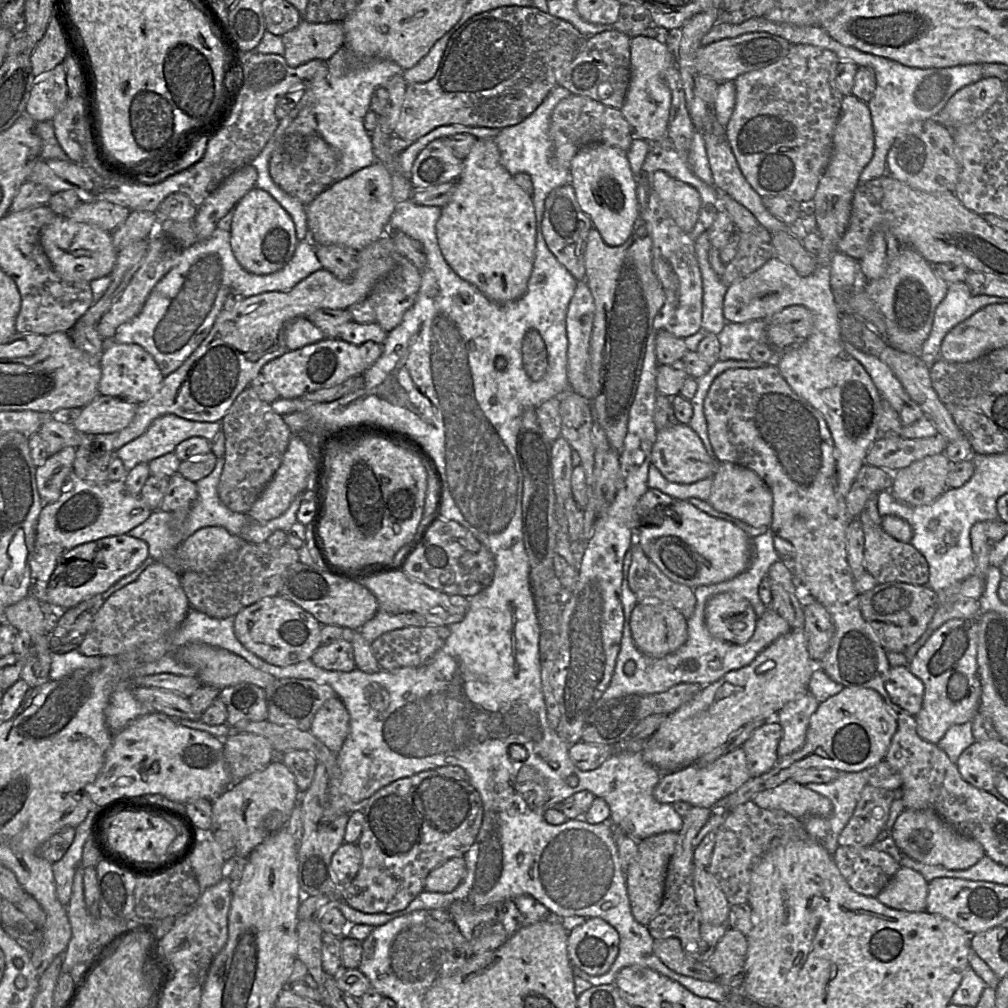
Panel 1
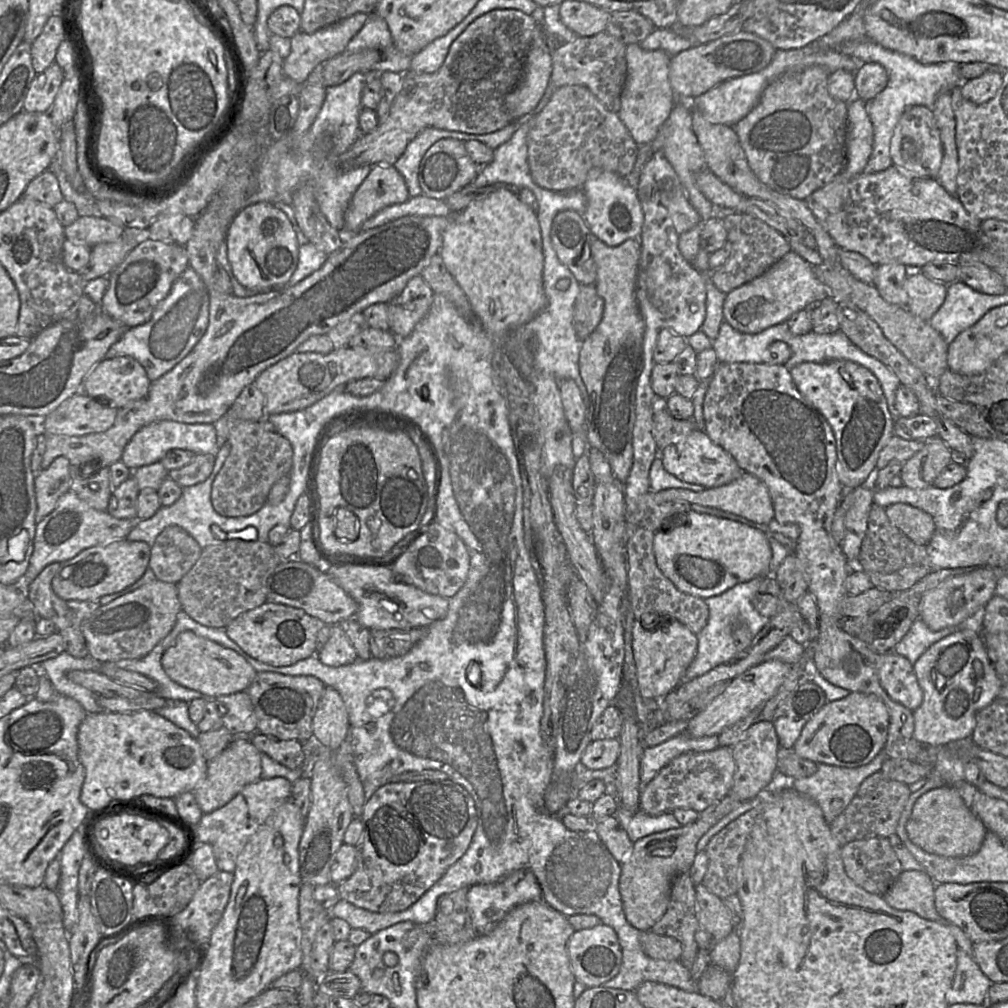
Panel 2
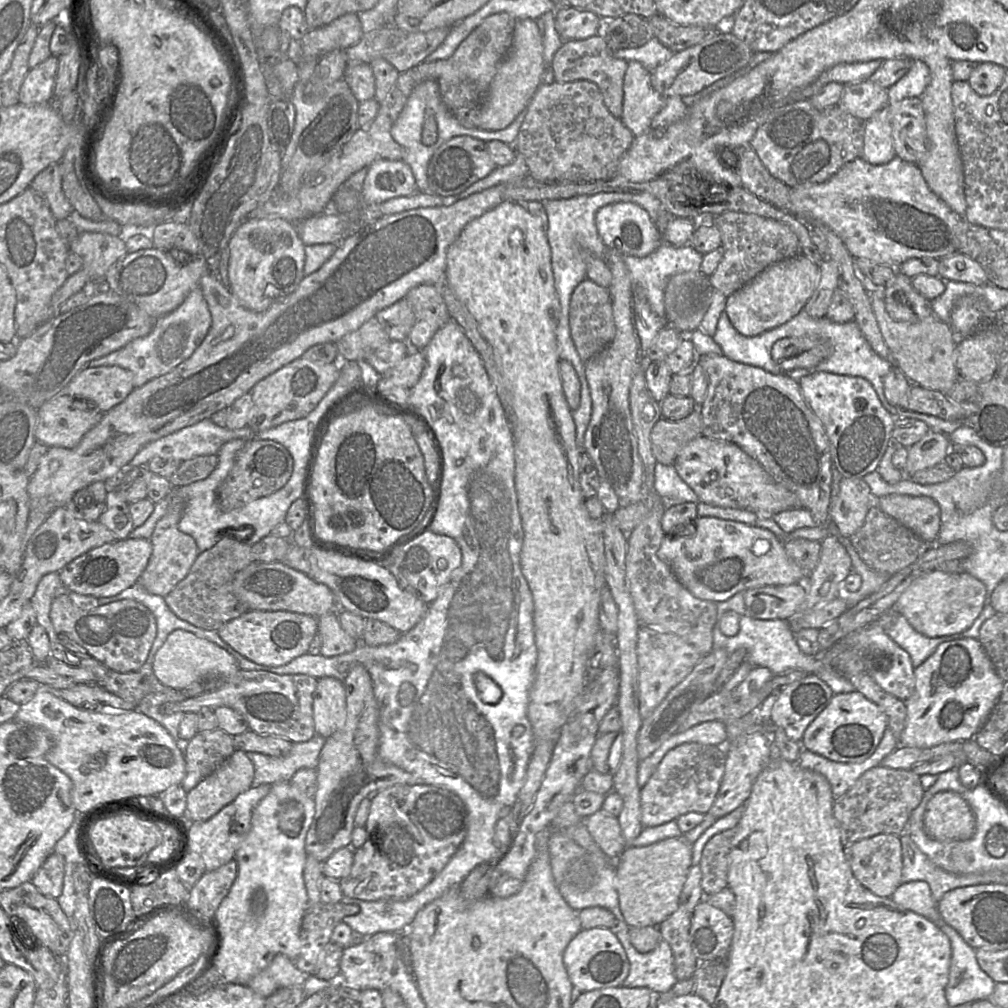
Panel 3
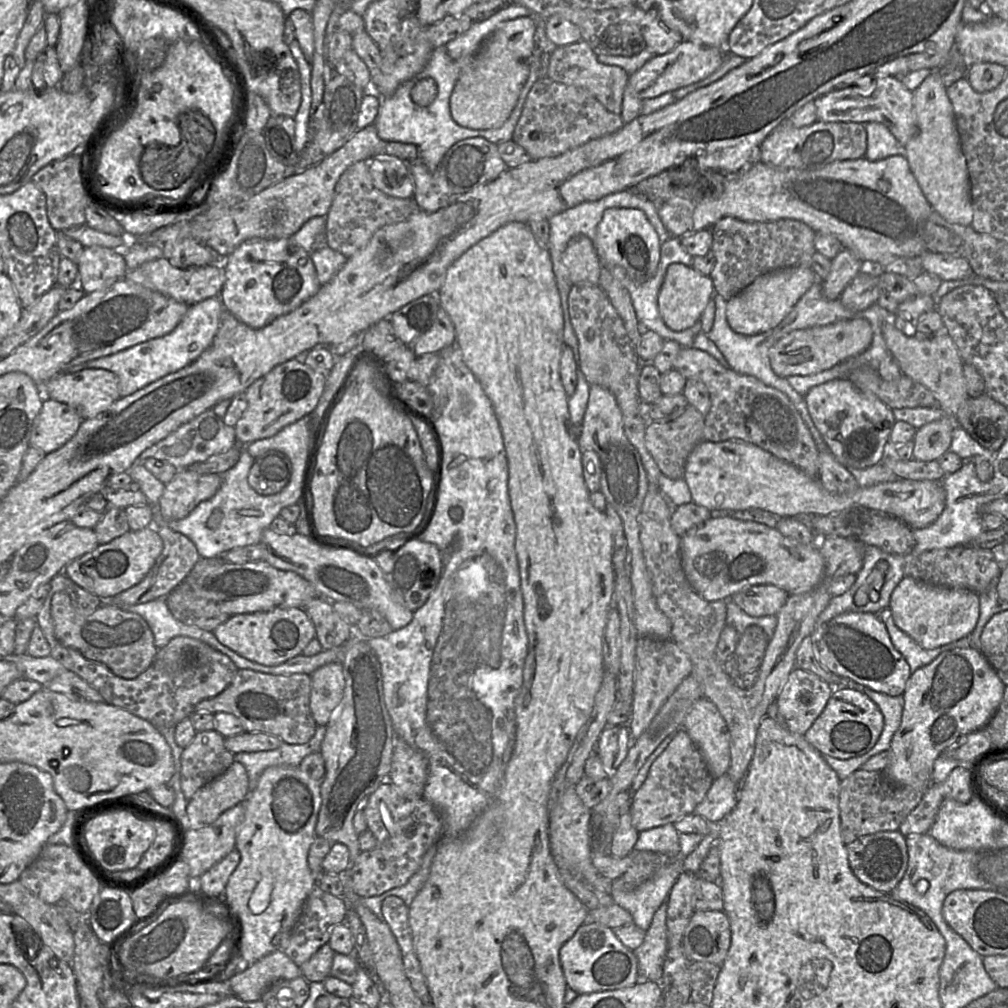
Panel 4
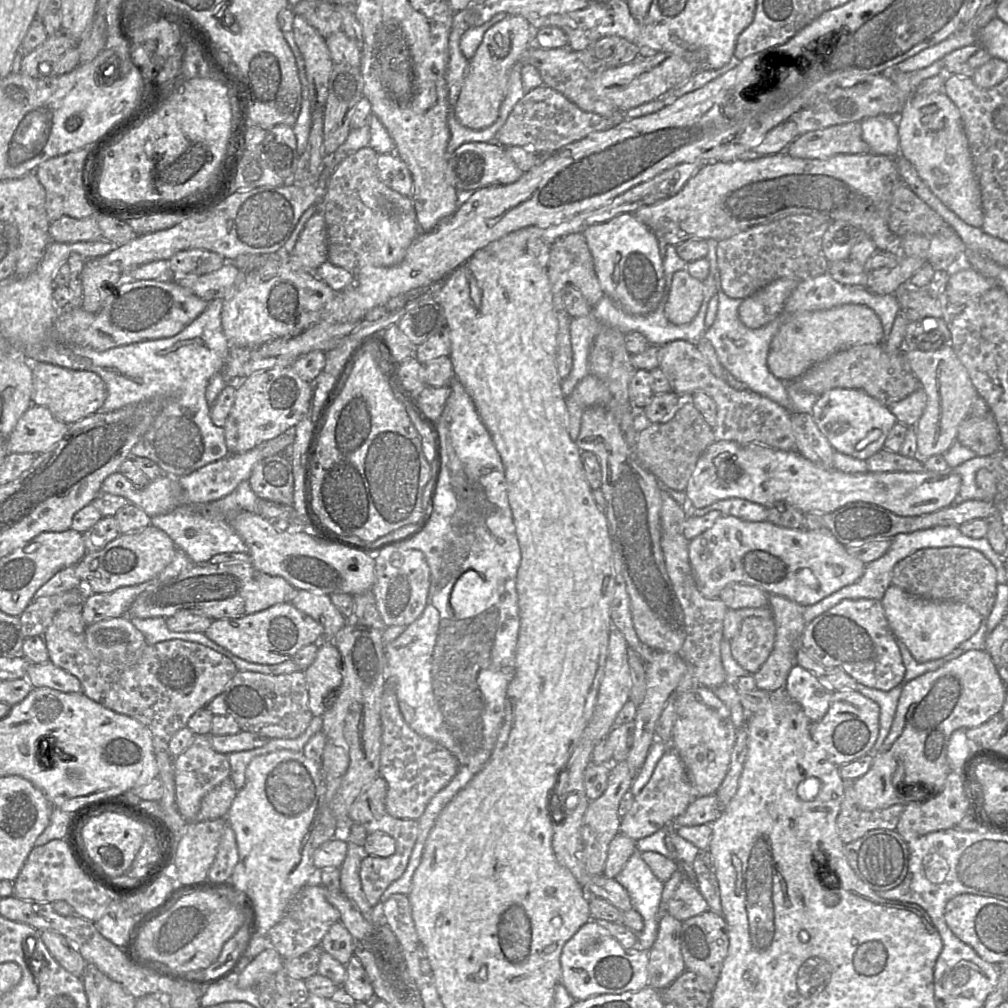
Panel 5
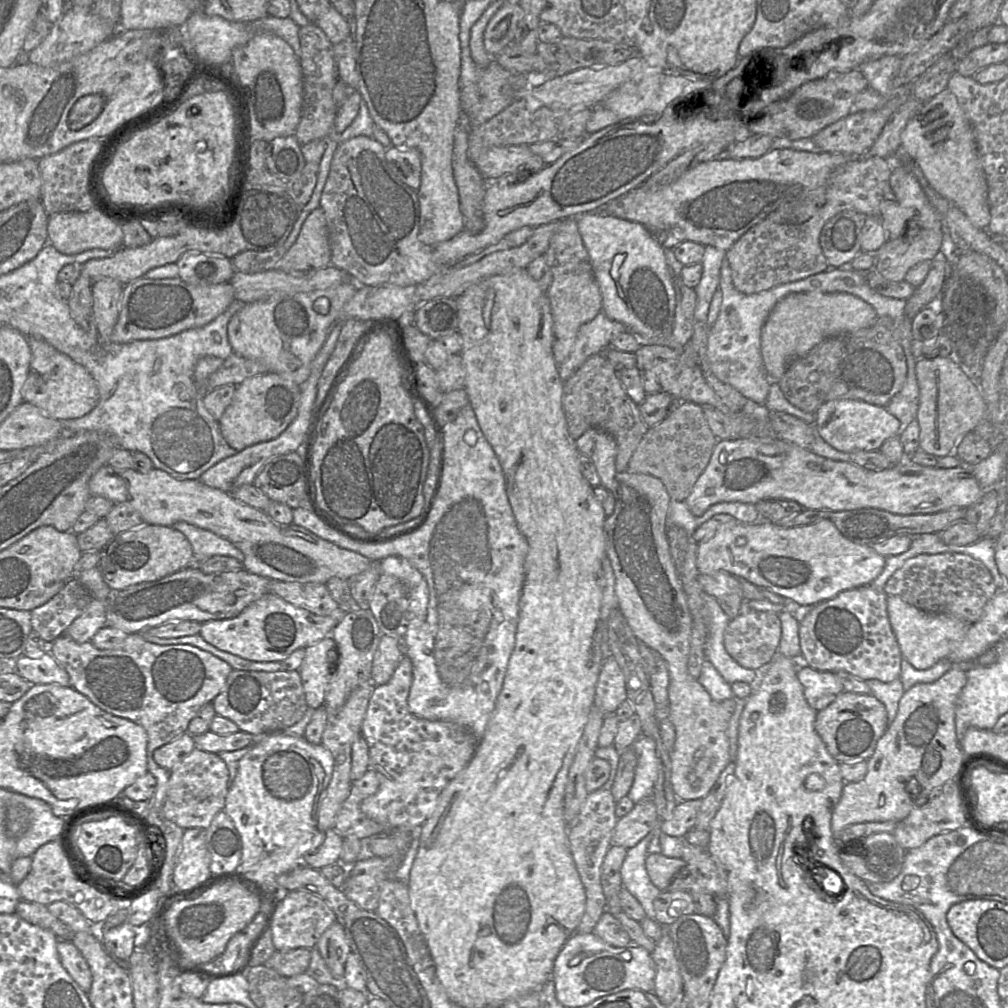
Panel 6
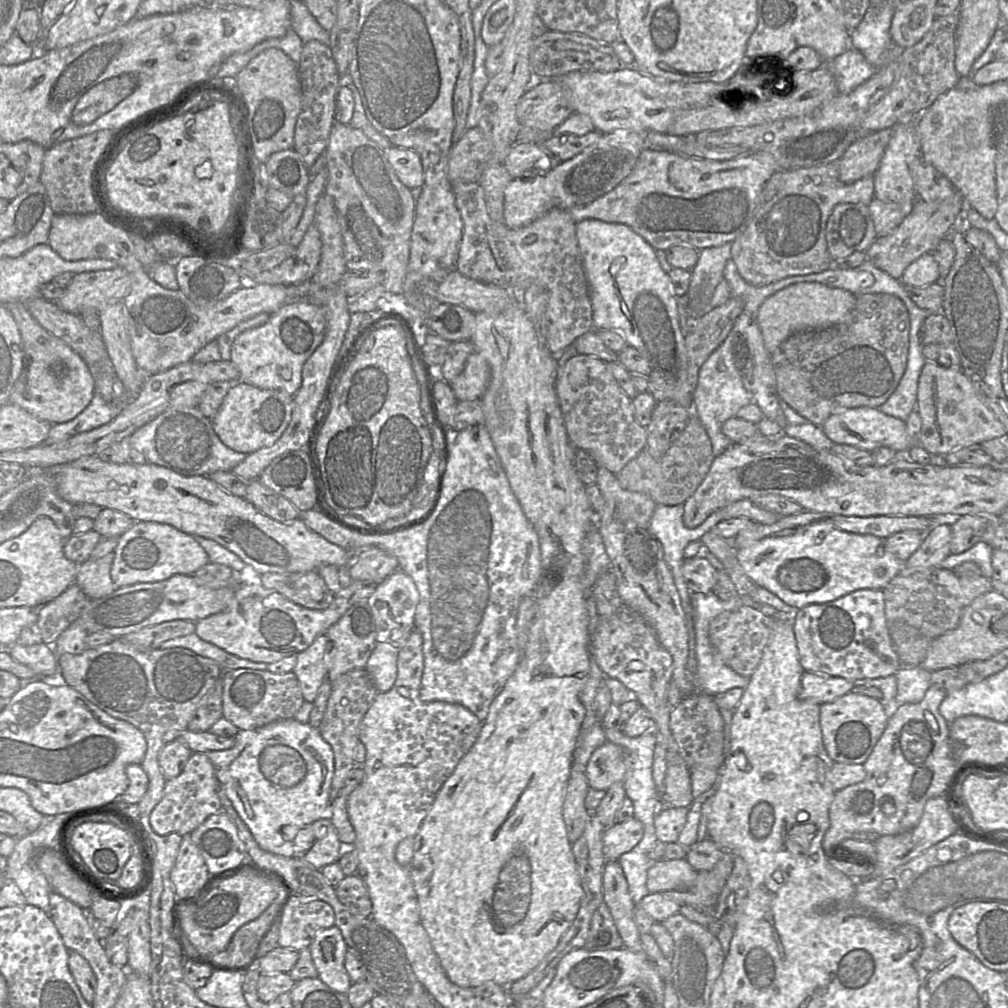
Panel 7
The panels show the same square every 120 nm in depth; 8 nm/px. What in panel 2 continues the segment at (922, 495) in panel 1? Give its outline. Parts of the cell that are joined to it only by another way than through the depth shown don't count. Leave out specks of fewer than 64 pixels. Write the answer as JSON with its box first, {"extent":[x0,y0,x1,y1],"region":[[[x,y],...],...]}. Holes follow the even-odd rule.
{"extent":[899,436,950,489],"region":[[[936,436],[927,440],[920,451],[903,463],[899,476],[904,486],[924,489],[933,486],[934,480],[950,462],[950,448]]]}

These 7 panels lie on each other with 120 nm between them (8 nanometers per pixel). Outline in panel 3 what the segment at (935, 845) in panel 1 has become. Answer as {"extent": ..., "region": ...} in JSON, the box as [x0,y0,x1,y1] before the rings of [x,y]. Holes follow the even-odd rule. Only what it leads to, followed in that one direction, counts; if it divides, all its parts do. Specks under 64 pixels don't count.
{"extent":[923,791,976,841],"region":[[[953,791],[936,793],[927,803],[923,830],[939,841],[964,841],[976,830],[976,819],[968,803]]]}

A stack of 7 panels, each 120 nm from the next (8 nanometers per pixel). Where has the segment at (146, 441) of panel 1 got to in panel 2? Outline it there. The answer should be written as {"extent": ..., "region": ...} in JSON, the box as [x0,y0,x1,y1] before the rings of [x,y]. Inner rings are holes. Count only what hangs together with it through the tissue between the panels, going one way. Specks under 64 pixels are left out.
{"extent":[121,420,219,471],"region":[[[159,420],[139,429],[125,446],[121,462],[131,471],[135,471],[140,467],[159,461],[172,449],[189,450],[195,455],[213,454],[216,457],[219,448],[213,423],[188,424],[172,420]]]}

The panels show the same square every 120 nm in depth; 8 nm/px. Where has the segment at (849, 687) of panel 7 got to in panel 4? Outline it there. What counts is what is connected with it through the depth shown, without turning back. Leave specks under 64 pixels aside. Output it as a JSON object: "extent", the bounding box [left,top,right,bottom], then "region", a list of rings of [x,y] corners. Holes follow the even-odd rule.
{"extent":[775,668,833,735],"region":[[[794,668],[775,699],[787,729],[804,735],[824,710],[833,690],[815,674]]]}

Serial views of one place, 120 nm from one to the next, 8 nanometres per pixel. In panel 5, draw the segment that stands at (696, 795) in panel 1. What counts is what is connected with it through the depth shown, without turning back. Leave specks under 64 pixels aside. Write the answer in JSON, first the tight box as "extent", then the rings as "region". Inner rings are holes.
{"extent":[619,745,694,841],"region":[[[669,745],[647,784],[634,796],[630,809],[621,819],[619,832],[634,841],[650,836],[659,829],[673,824],[694,799],[686,768],[677,752]]]}

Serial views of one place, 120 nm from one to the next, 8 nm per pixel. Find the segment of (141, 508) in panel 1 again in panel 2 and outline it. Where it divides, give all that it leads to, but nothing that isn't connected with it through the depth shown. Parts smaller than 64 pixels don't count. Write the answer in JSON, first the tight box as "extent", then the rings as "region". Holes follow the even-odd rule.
{"extent":[15,491,141,592],"region":[[[67,491],[59,498],[54,510],[37,523],[33,553],[28,568],[15,585],[26,592],[28,586],[48,564],[62,563],[87,548],[125,539],[139,521],[141,520],[138,518],[115,518],[107,510],[94,509],[73,491]]]}

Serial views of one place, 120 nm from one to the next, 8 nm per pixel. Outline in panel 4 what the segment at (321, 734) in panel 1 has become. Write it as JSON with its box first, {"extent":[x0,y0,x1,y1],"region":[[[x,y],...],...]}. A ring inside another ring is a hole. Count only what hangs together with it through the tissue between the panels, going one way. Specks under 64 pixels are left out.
{"extent":[310,662,345,727],"region":[[[331,662],[310,674],[310,710],[318,726],[326,727],[341,706],[345,678],[342,664]]]}

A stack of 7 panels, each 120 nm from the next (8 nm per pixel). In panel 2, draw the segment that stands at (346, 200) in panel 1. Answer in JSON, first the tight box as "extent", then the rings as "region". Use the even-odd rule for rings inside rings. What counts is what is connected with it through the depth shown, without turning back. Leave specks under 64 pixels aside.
{"extent":[344,164,410,233],"region":[[[375,164],[365,180],[353,194],[344,216],[344,231],[356,233],[361,225],[381,209],[398,203],[405,202],[410,197],[407,185],[400,172],[390,164]]]}

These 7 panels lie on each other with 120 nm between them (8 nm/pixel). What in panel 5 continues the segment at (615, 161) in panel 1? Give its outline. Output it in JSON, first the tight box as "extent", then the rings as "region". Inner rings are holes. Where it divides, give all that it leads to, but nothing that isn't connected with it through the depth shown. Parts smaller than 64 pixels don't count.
{"extent":[582,213,665,315],"region":[[[623,213],[607,222],[594,224],[582,234],[591,252],[602,291],[623,311],[646,315],[664,303],[665,277],[658,239],[633,213]]]}

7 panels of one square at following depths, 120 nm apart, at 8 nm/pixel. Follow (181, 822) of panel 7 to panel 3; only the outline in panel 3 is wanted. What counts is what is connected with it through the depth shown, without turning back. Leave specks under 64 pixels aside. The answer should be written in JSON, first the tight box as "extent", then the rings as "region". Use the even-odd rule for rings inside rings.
{"extent":[180,728,234,793],"region":[[[219,728],[197,732],[188,741],[184,751],[186,773],[180,784],[183,790],[186,793],[191,791],[231,756],[234,750],[233,737]]]}

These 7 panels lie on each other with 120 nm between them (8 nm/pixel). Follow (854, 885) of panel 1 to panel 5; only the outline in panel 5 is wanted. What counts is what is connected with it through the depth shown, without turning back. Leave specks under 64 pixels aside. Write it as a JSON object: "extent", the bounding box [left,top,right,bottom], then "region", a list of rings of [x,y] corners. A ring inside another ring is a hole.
{"extent":[844,829,909,892],"region":[[[875,829],[844,845],[844,853],[855,874],[874,892],[896,888],[905,879],[909,867],[907,843],[895,830]]]}

